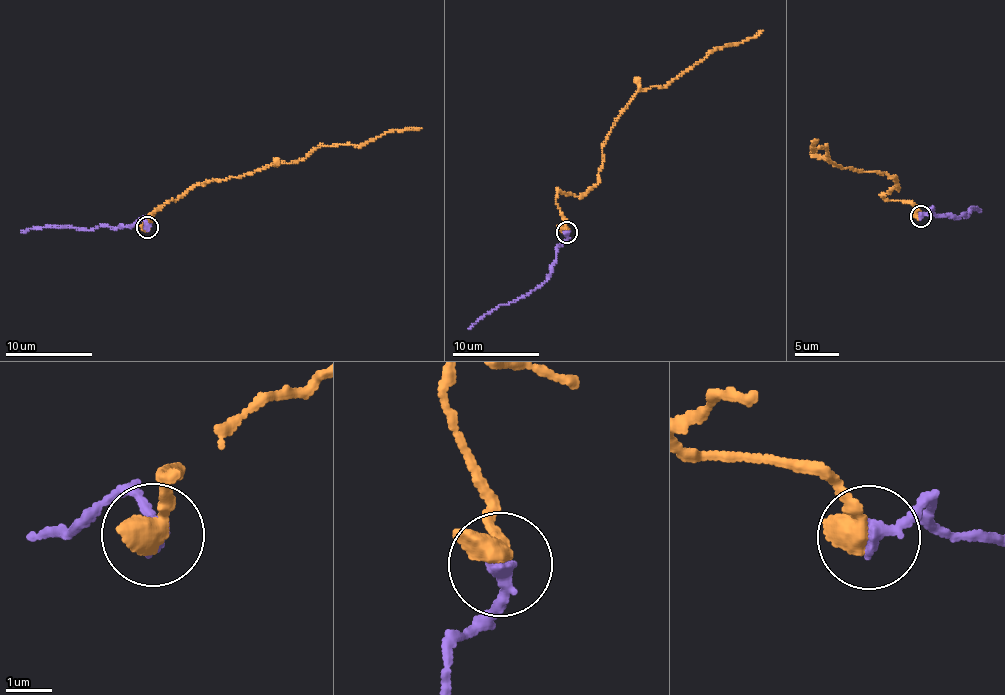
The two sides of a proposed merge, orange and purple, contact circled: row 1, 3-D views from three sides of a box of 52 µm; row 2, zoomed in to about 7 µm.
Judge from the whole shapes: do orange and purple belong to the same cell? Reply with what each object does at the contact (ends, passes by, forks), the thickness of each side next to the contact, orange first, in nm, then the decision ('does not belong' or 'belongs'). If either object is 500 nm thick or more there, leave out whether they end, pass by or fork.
550/360 nm | belongs

